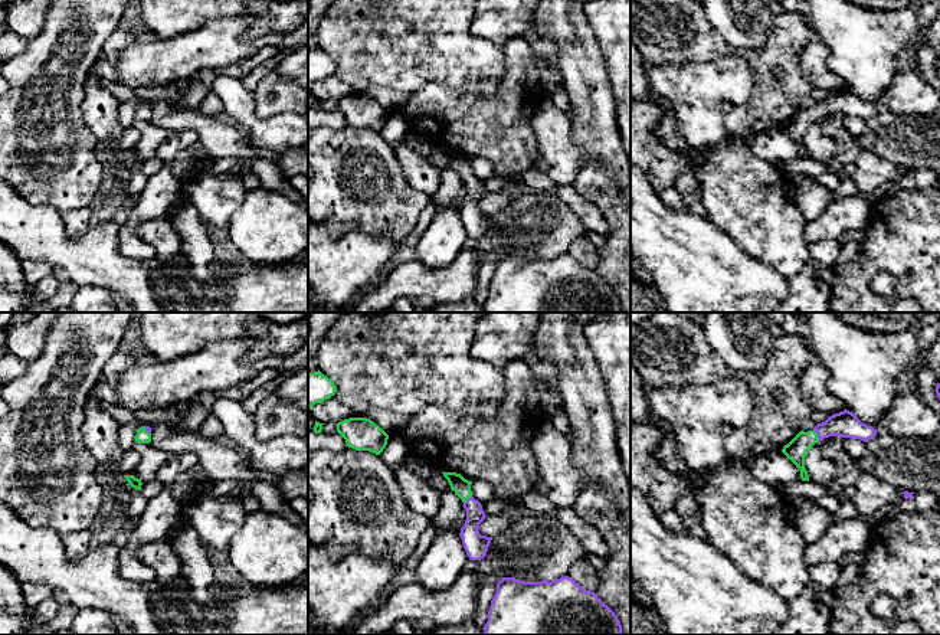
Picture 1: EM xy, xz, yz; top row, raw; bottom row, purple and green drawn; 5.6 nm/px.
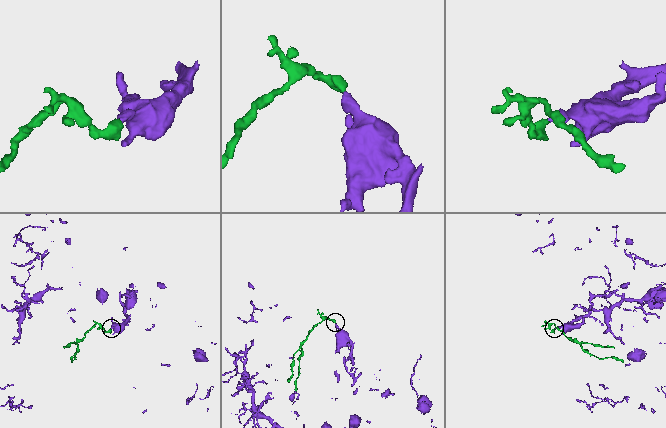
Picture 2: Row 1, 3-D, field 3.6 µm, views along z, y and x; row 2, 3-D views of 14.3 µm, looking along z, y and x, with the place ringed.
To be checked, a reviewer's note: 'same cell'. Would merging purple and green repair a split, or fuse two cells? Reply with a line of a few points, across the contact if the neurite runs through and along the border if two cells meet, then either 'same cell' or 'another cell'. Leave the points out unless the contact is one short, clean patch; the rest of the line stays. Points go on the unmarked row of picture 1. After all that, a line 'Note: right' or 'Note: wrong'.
line yz (845, 101), (826, 105), (818, 113), (811, 114), (796, 127); same cell
Note: right

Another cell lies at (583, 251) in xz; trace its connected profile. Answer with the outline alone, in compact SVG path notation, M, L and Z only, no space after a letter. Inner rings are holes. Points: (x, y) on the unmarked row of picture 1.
M576 239L567 253L590 269L596 269L600 261L599 249L587 239Z

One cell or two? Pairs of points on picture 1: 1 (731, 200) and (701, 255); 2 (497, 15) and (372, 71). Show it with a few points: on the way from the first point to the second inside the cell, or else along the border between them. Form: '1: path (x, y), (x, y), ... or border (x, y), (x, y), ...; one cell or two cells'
1: border (707, 216), (743, 249); two cells
2: border (471, 15), (470, 30), (498, 46); two cells

